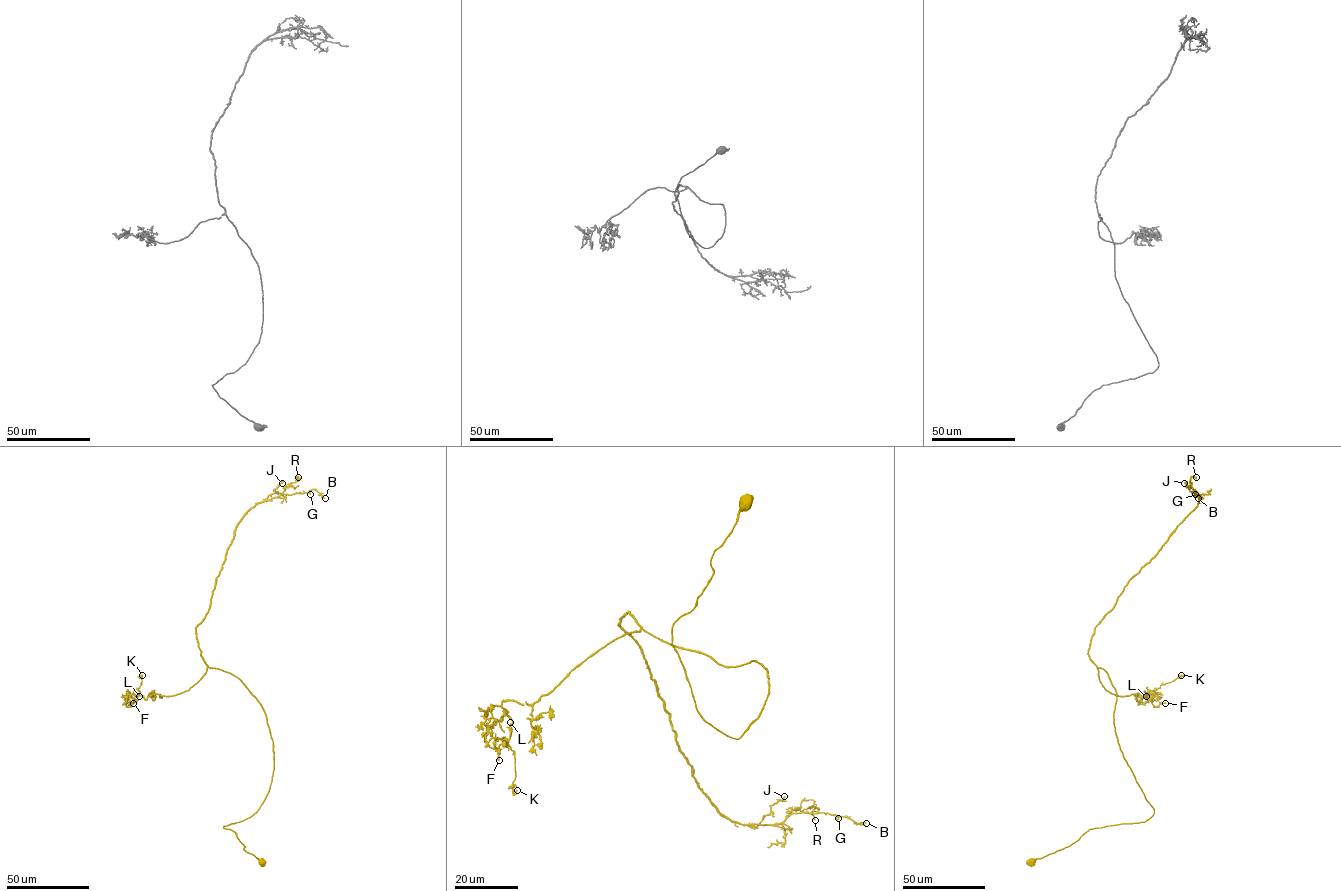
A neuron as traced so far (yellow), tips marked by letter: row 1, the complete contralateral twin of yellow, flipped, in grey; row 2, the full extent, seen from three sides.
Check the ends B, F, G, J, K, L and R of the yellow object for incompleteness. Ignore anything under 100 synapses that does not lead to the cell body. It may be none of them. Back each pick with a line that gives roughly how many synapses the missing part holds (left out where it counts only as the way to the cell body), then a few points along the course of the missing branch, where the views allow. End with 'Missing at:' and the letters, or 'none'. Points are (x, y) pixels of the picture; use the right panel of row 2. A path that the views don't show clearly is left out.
Missing at: none

